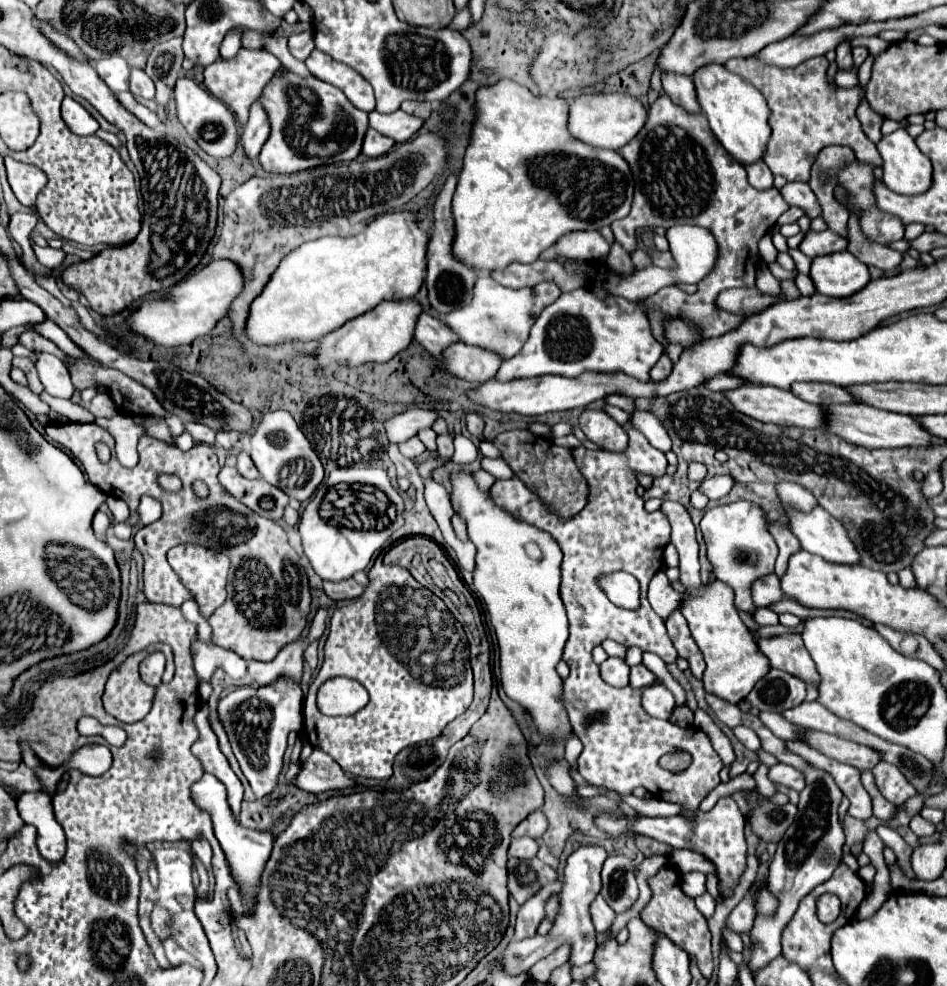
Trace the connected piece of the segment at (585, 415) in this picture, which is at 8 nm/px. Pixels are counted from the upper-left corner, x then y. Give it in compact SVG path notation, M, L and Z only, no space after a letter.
M583 411L579 417L579 427L589 441L605 451L625 451L627 449L627 433L625 429L611 419L605 411Z

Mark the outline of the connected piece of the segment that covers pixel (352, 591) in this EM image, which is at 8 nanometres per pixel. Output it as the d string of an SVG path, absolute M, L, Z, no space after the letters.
M345 579L345 581L339 581L339 583L325 581L323 583L323 591L333 601L339 601L339 599L357 599L363 593L363 587L355 579Z

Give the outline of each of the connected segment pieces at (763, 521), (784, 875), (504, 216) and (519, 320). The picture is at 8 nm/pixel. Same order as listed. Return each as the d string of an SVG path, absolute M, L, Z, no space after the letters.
M735 501L713 507L701 519L707 557L715 569L715 577L735 591L735 607L739 611L755 611L755 605L751 601L751 583L771 573L777 559L777 543L773 541L767 525L767 513L753 501Z
M705 693L705 701L711 707L711 711L719 717L721 723L725 723L727 727L735 727L735 725L747 725L751 727L759 739L761 739L761 747L769 753L773 753L781 763L787 763L791 767L795 767L797 771L801 771L805 775L805 789L801 791L801 801L799 801L799 813L795 817L795 823L787 829L785 837L781 839L781 843L777 845L777 851L769 863L769 889L771 893L779 899L779 909L773 917L755 917L755 925L751 929L751 941L753 941L753 955L749 959L749 969L761 969L765 967L771 959L775 959L781 953L781 931L787 925L787 921L793 917L799 901L817 885L821 885L823 881L827 881L833 871L837 869L837 865L841 863L841 847L845 843L845 835L843 835L843 827L839 825L839 803L843 799L841 789L837 787L835 779L825 773L823 769L813 767L811 763L807 763L803 757L789 753L785 749L785 743L781 739L777 739L755 715L743 713L737 705L725 701L725 699L717 699L717 695L713 693Z
M501 79L495 85L477 89L473 111L475 121L451 205L455 221L453 257L463 265L491 273L513 261L531 263L565 233L601 229L629 213L635 183L627 161L617 151L591 147L569 135L565 125L569 115L567 99L537 97L513 79Z
M481 275L475 283L471 303L453 309L453 313L441 315L441 319L445 325L449 325L449 329L459 335L459 341L467 345L479 345L481 349L489 349L491 353L495 351L505 361L523 349L531 325L537 321L541 311L551 305L559 295L561 291L555 283L539 283L527 289L509 289L497 285L497 281L493 281L491 277Z

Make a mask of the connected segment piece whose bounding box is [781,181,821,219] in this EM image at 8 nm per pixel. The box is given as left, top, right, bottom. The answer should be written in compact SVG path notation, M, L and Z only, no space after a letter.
M795 181L795 183L785 183L783 189L781 189L781 195L783 199L789 203L789 205L797 205L801 209L805 209L805 213L813 219L821 213L819 209L819 203L811 191L811 187L807 183L801 183L801 181Z

